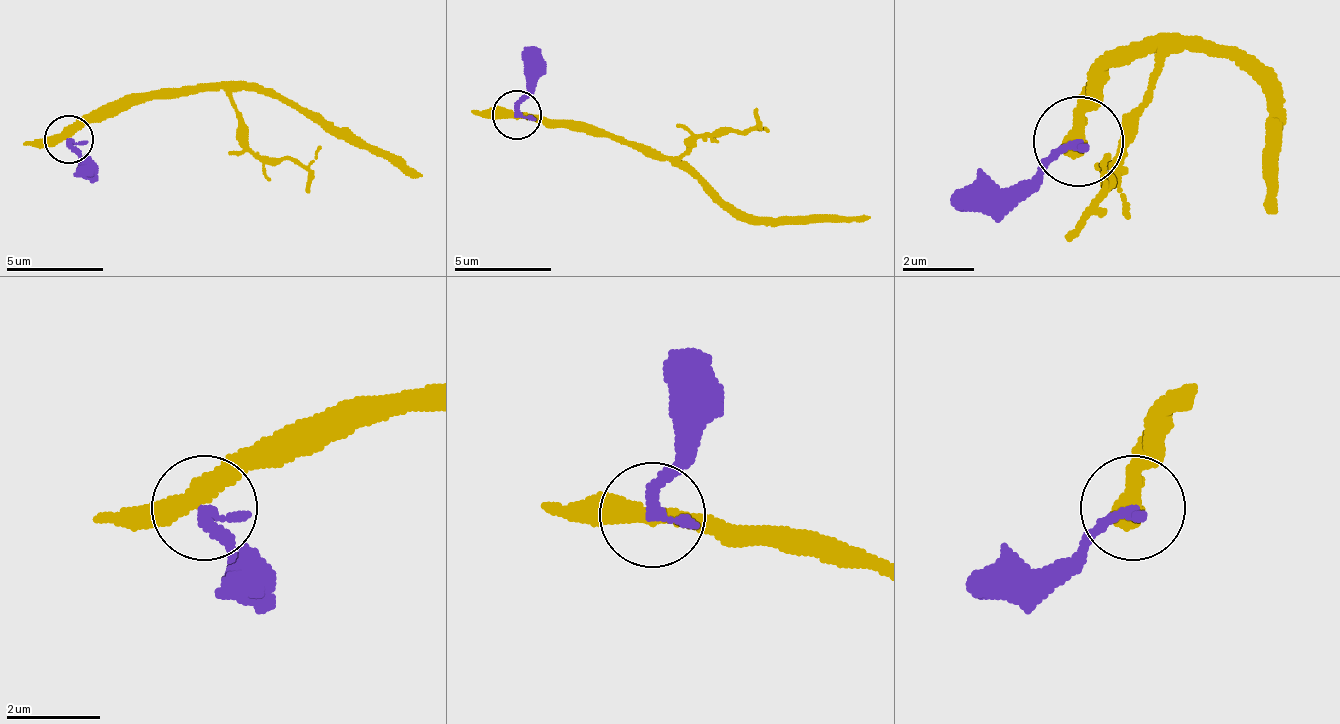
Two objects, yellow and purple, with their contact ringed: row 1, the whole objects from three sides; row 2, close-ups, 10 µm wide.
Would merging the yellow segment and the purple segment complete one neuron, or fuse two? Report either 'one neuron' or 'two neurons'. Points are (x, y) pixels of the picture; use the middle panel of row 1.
two neurons

